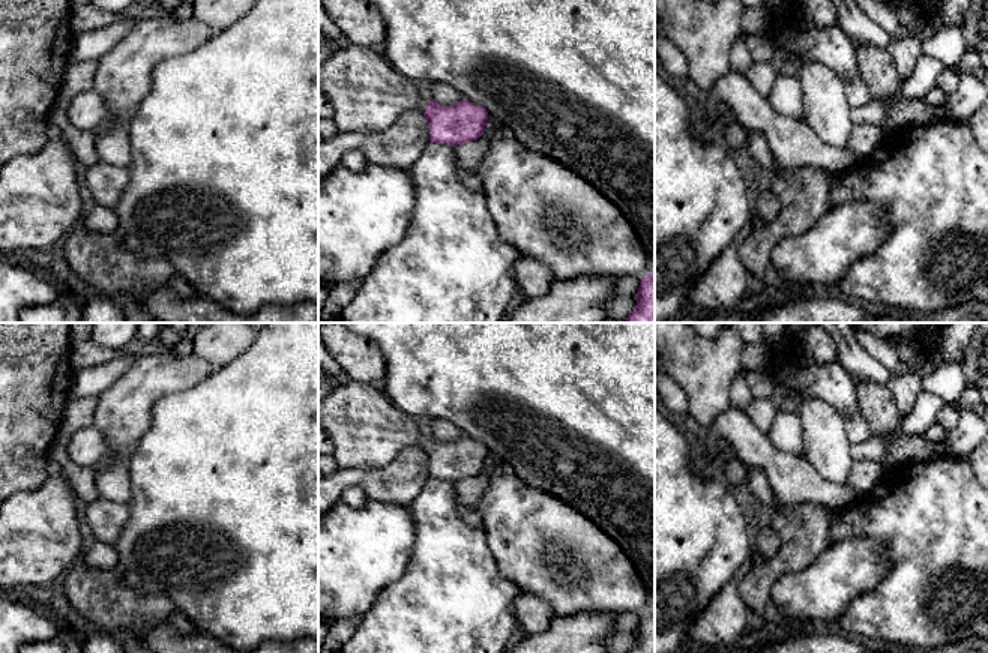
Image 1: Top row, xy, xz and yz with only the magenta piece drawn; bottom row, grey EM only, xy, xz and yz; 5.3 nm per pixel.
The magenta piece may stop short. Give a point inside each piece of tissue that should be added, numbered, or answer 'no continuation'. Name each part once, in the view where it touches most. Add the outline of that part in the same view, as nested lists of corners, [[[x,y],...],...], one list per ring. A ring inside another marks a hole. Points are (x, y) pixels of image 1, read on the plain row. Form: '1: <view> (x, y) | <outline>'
1: xz (367, 431) | [[[348,383],[336,386],[318,401],[318,426],[327,434],[333,446],[333,458],[341,468],[378,468],[387,465],[404,447],[414,446],[423,452],[429,434],[422,432],[414,417],[395,407],[384,392],[369,383]]]

